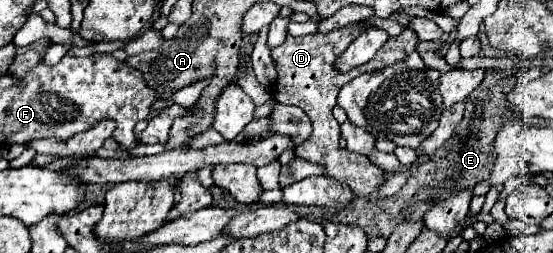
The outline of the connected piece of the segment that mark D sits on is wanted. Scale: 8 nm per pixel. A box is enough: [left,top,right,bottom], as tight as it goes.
[271,23,417,195]

